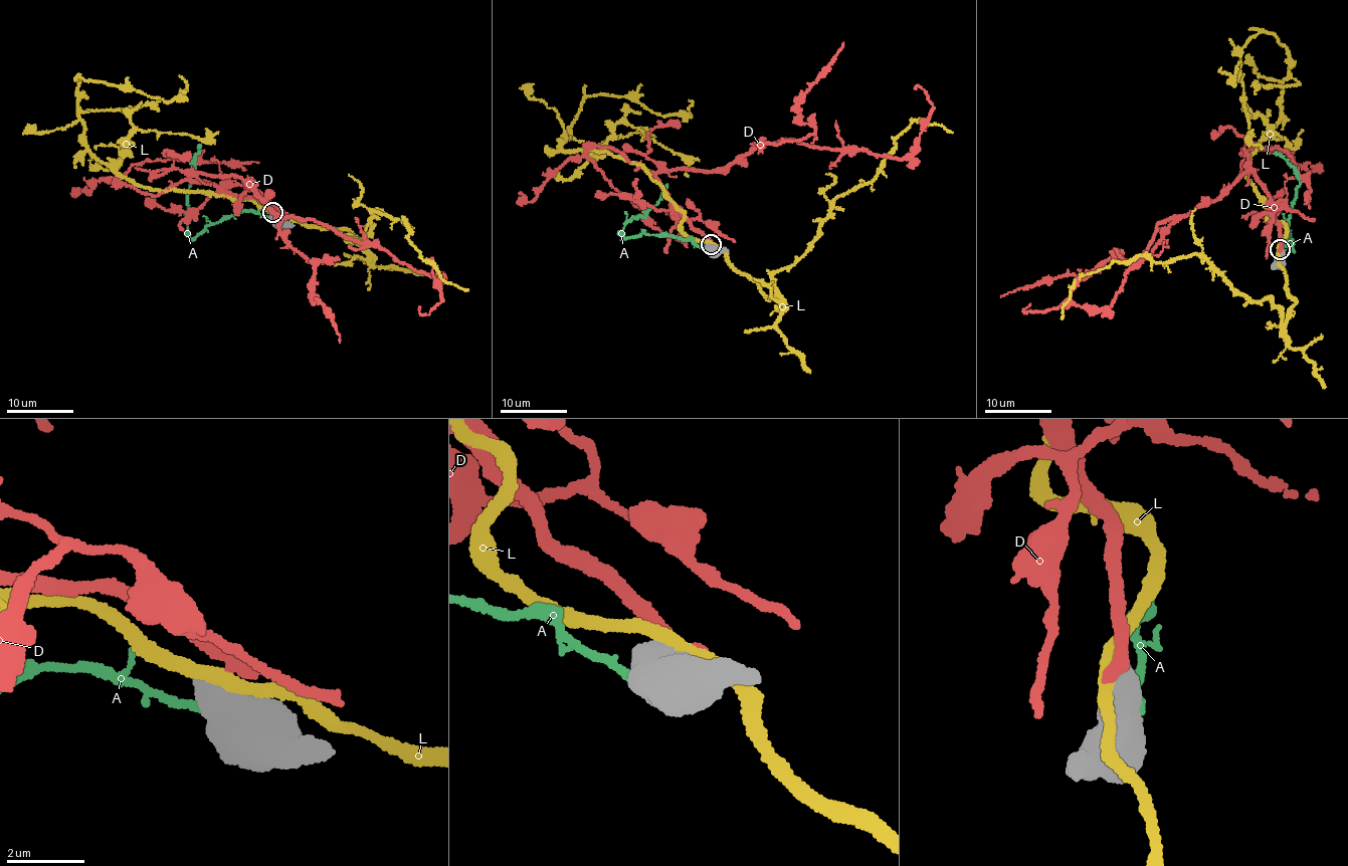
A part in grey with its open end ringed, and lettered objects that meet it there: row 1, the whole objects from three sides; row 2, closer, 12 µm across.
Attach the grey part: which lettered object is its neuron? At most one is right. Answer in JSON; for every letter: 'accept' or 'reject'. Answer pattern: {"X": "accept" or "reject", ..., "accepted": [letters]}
{"A": "reject", "D": "reject", "L": "reject", "accepted": []}

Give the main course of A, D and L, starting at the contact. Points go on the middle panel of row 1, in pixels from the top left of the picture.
A: (707, 250), (691, 240), (675, 236), (621, 235), (628, 219), (638, 214), (643, 217), (667, 184)
D: (711, 246), (672, 207), (659, 172), (721, 171), (784, 139), (905, 158), (932, 106), (916, 88)
L: (712, 245), (687, 236), (683, 212), (640, 166), (561, 149), (584, 99), (598, 94), (685, 115)

